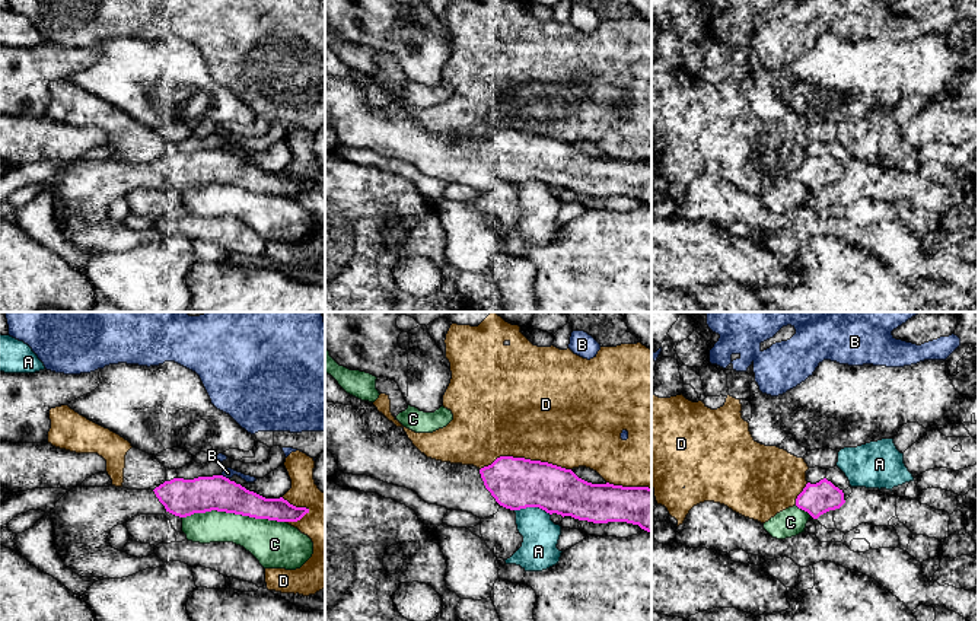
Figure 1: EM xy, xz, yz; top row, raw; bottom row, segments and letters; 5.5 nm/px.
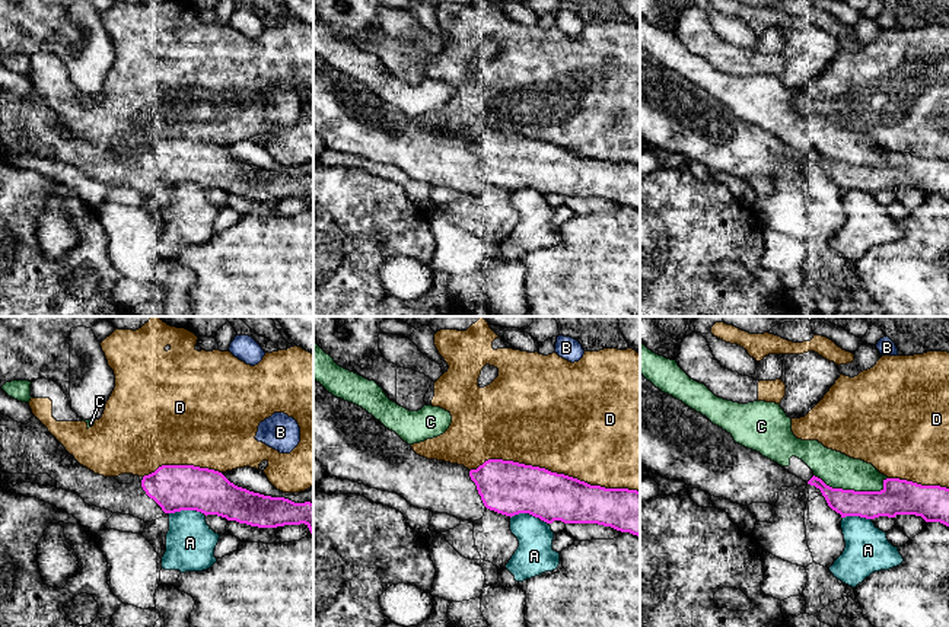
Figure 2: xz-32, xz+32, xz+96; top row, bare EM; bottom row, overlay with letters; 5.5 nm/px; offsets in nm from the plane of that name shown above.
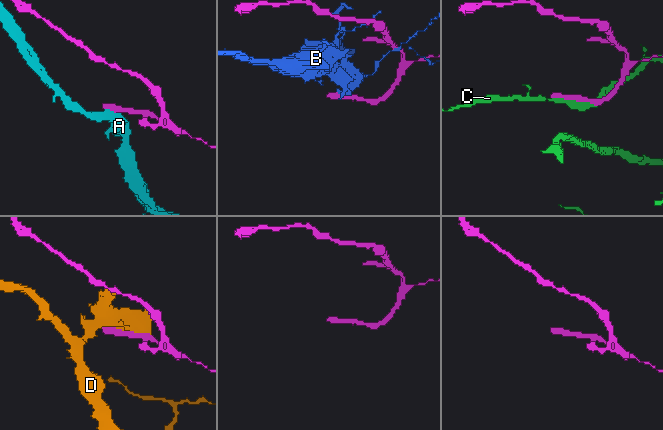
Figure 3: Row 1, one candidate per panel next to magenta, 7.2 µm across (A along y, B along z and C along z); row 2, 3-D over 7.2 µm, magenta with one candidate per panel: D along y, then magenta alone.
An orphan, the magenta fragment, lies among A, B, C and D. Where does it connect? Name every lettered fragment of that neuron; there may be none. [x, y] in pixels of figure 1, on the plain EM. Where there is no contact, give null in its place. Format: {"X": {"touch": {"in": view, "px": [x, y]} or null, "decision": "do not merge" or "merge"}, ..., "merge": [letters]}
{"A": {"touch": {"in": "xz", "px": [532, 180]}, "decision": "do not merge"}, "B": {"touch": {"in": "xy", "px": [225, 150]}, "decision": "do not merge"}, "C": {"touch": {"in": "xy", "px": [233, 185]}, "decision": "do not merge"}, "D": {"touch": {"in": "xz", "px": [525, 133]}, "decision": "do not merge"}, "merge": []}

